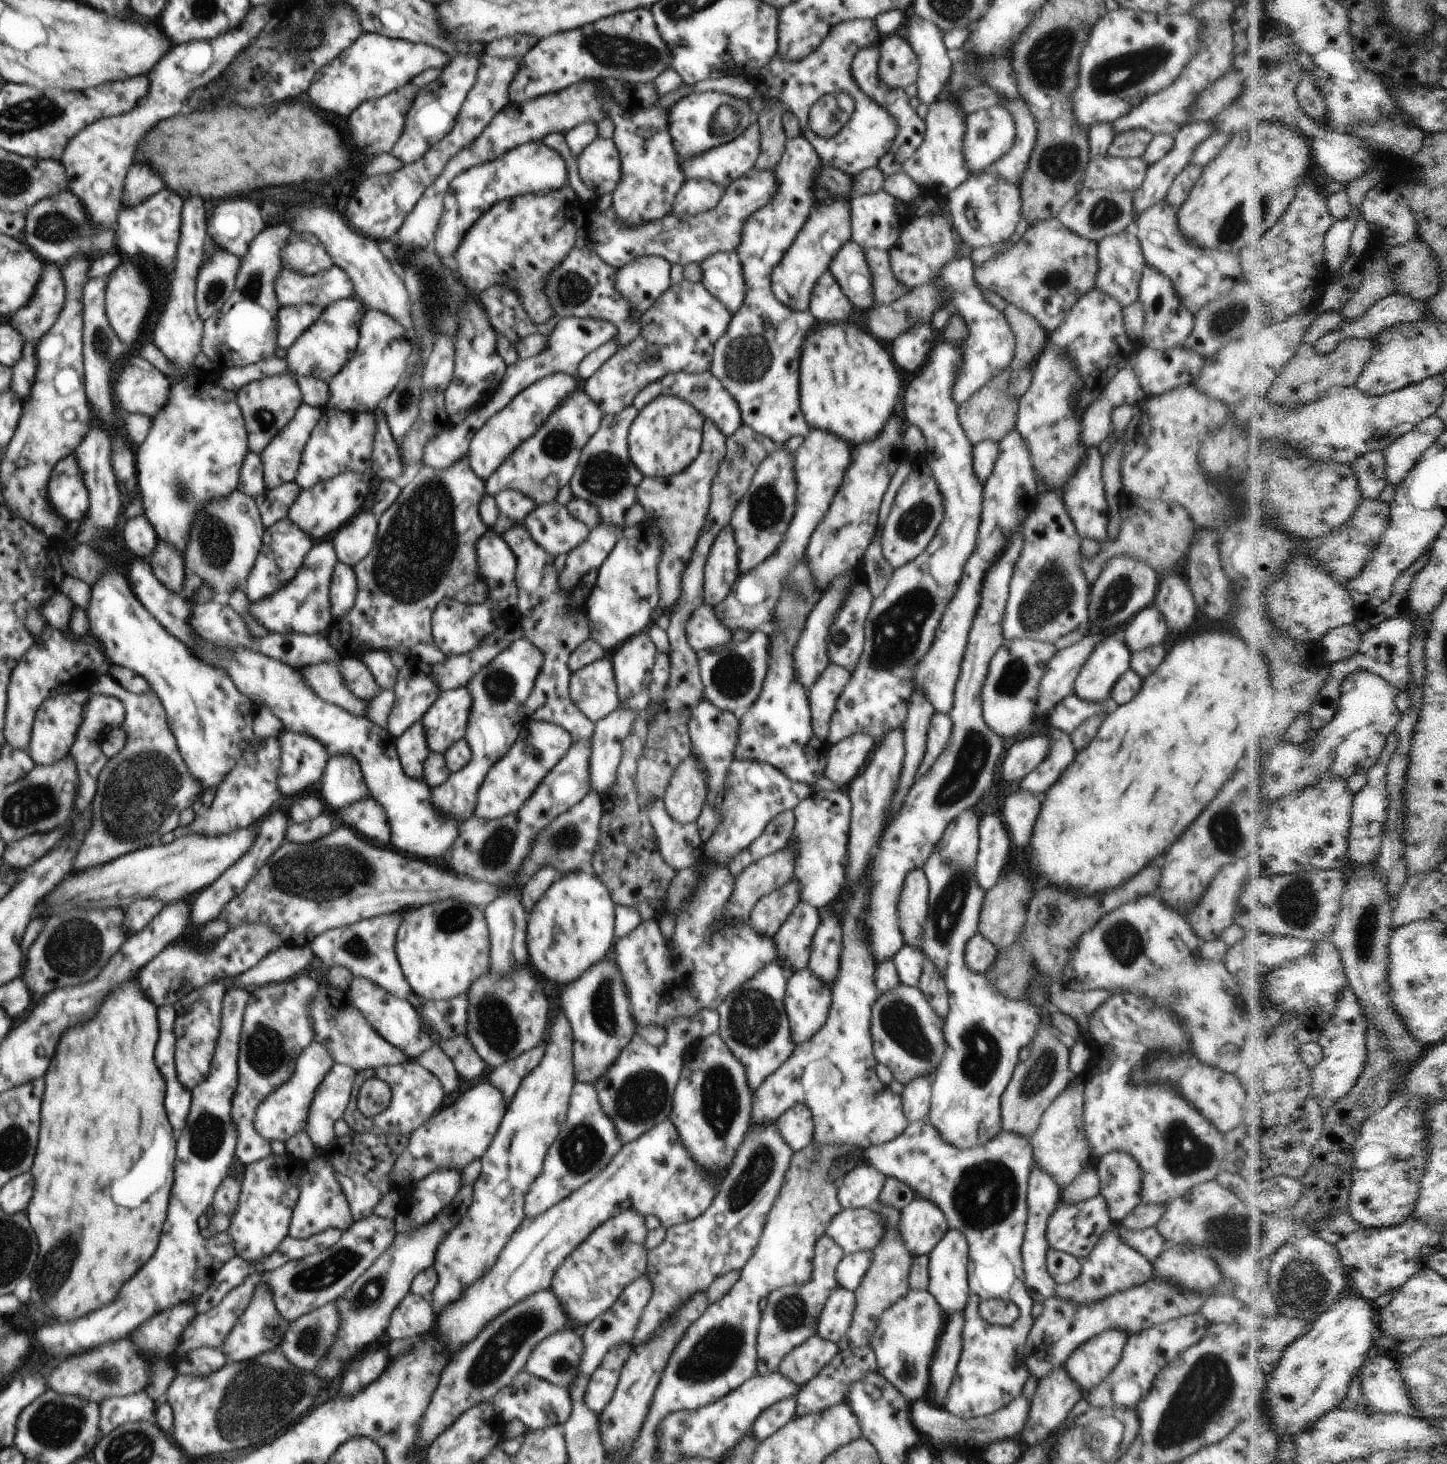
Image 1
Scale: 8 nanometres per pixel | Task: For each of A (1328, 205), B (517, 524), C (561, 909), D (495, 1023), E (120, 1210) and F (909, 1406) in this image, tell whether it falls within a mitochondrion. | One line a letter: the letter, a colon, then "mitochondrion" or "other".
A: other
B: other
C: other
D: mitochondrion
E: other
F: other

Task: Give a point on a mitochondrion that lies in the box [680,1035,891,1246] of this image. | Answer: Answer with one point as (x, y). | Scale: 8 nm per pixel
(719, 1099)

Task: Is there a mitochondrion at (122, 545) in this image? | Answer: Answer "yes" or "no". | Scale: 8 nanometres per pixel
no

